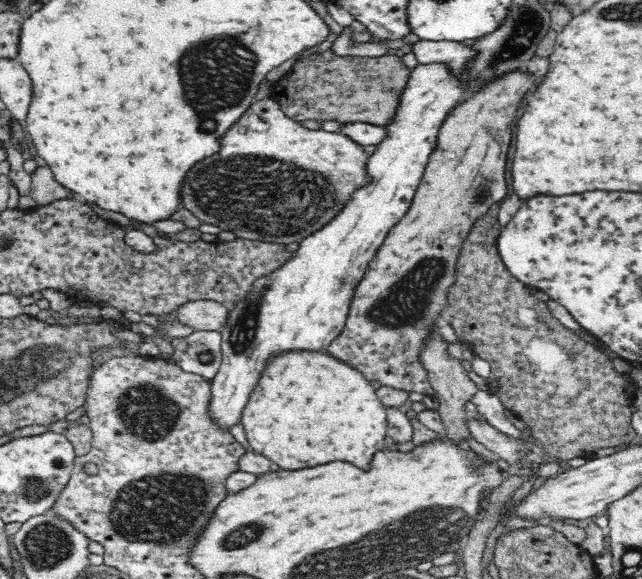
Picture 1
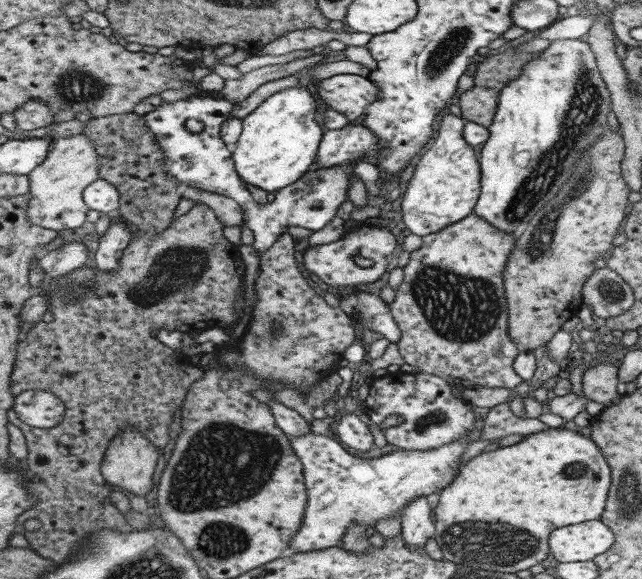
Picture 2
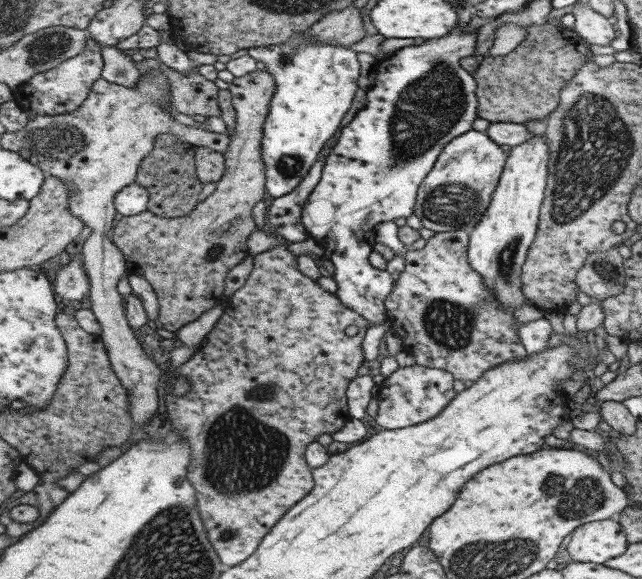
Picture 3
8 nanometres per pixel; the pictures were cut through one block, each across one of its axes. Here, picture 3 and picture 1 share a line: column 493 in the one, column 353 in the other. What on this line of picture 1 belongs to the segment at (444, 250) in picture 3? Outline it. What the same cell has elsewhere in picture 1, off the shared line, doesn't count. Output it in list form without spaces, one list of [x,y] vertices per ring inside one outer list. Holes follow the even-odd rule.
[[[524,69],[510,72],[486,84],[486,88],[472,94],[448,114],[438,132],[438,146],[428,160],[410,211],[386,236],[378,254],[370,262],[366,276],[354,292],[344,330],[326,347],[330,355],[362,371],[369,381],[378,380],[382,385],[398,390],[416,391],[435,397],[427,372],[418,362],[418,353],[429,330],[436,322],[441,322],[440,312],[446,306],[447,288],[455,279],[455,264],[461,252],[460,247],[470,235],[474,222],[488,215],[496,204],[504,202],[508,194],[508,184],[504,178],[506,154],[514,136],[514,122],[520,100],[534,82],[532,76],[520,72],[524,72]]]

